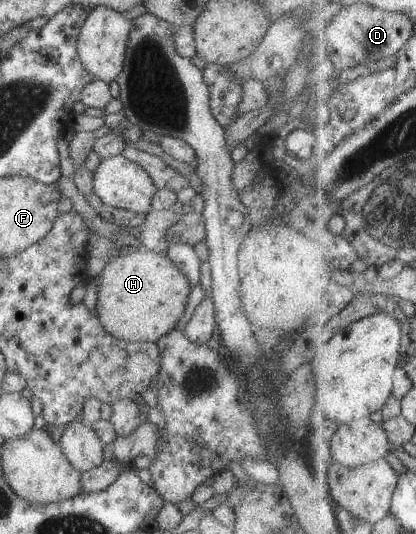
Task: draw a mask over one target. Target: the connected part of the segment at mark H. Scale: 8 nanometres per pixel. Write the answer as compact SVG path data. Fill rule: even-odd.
M144 247L127 251L124 255L110 257L97 275L96 287L97 301L93 313L107 333L126 342L156 342L161 336L167 335L181 319L190 290L185 275L169 261L166 255Z

